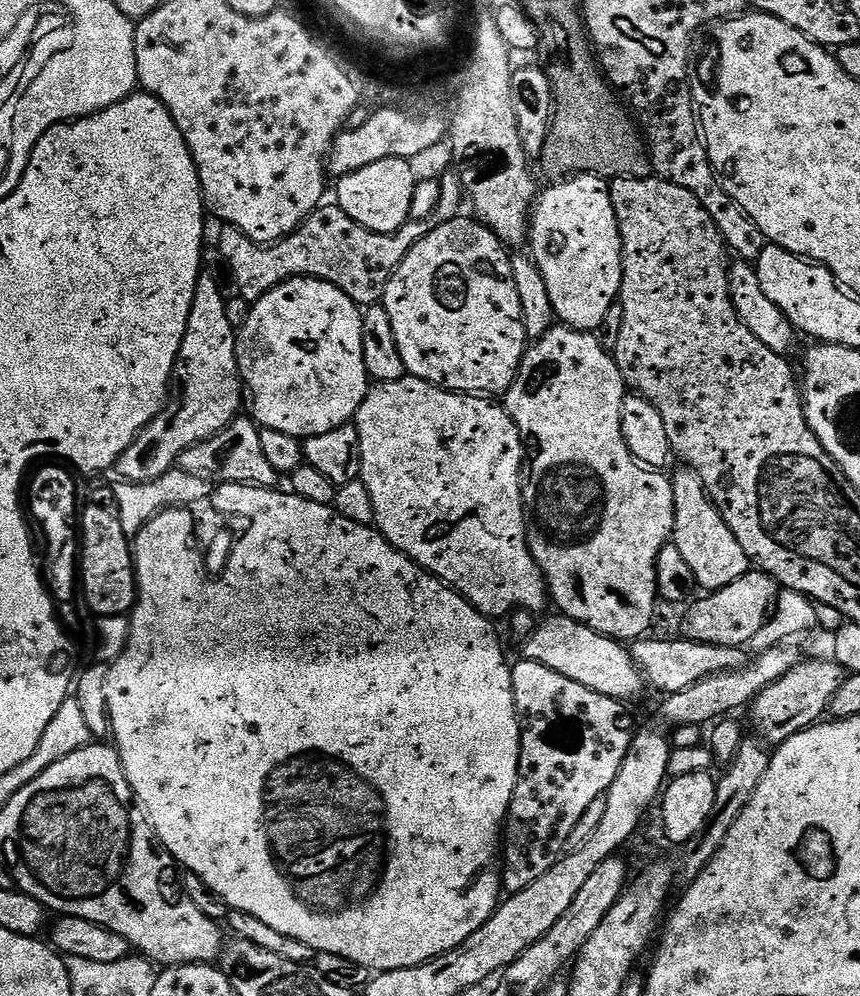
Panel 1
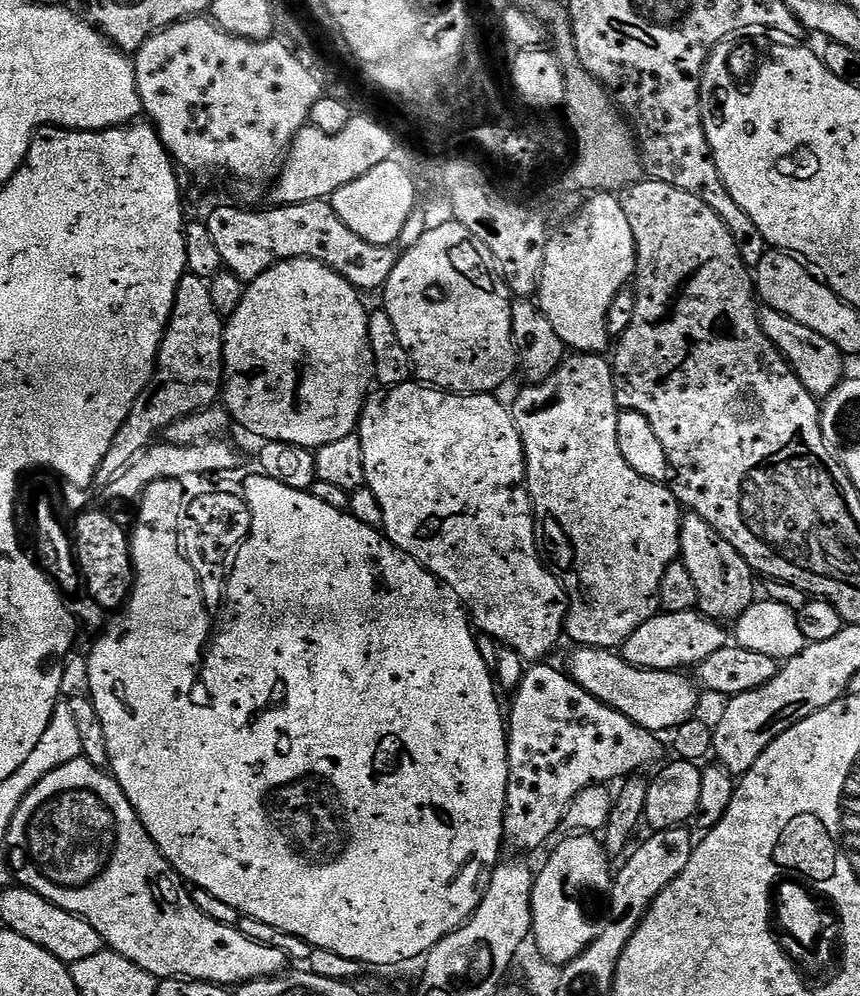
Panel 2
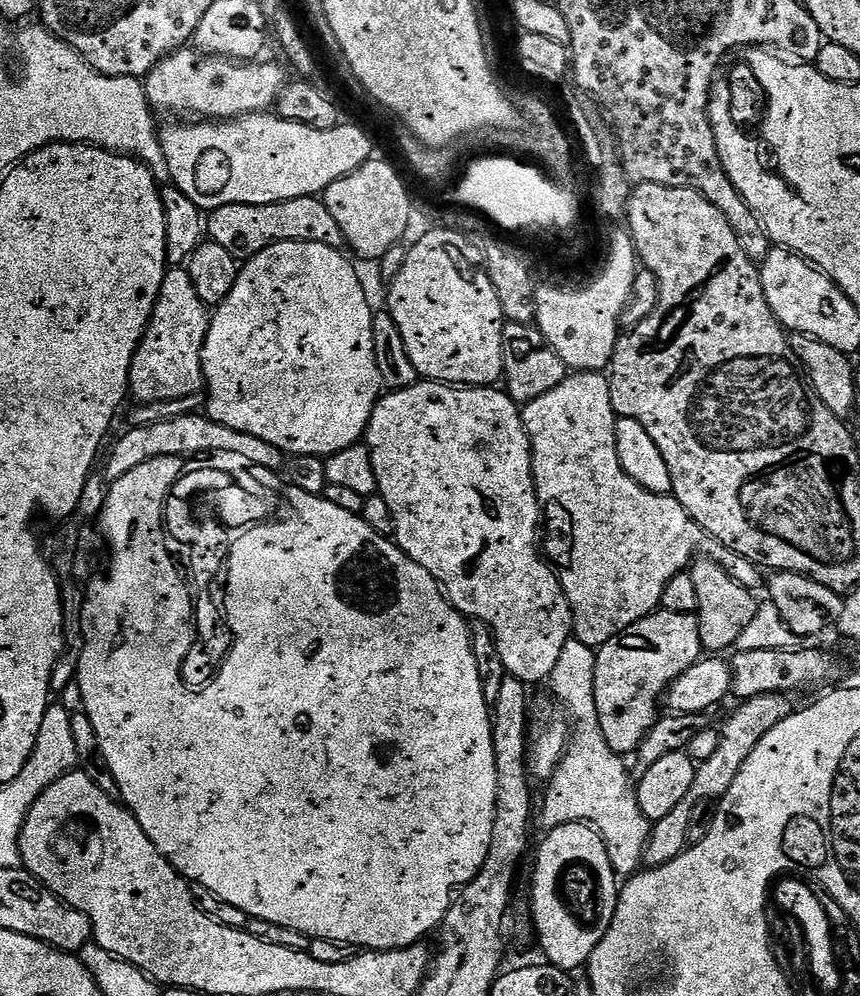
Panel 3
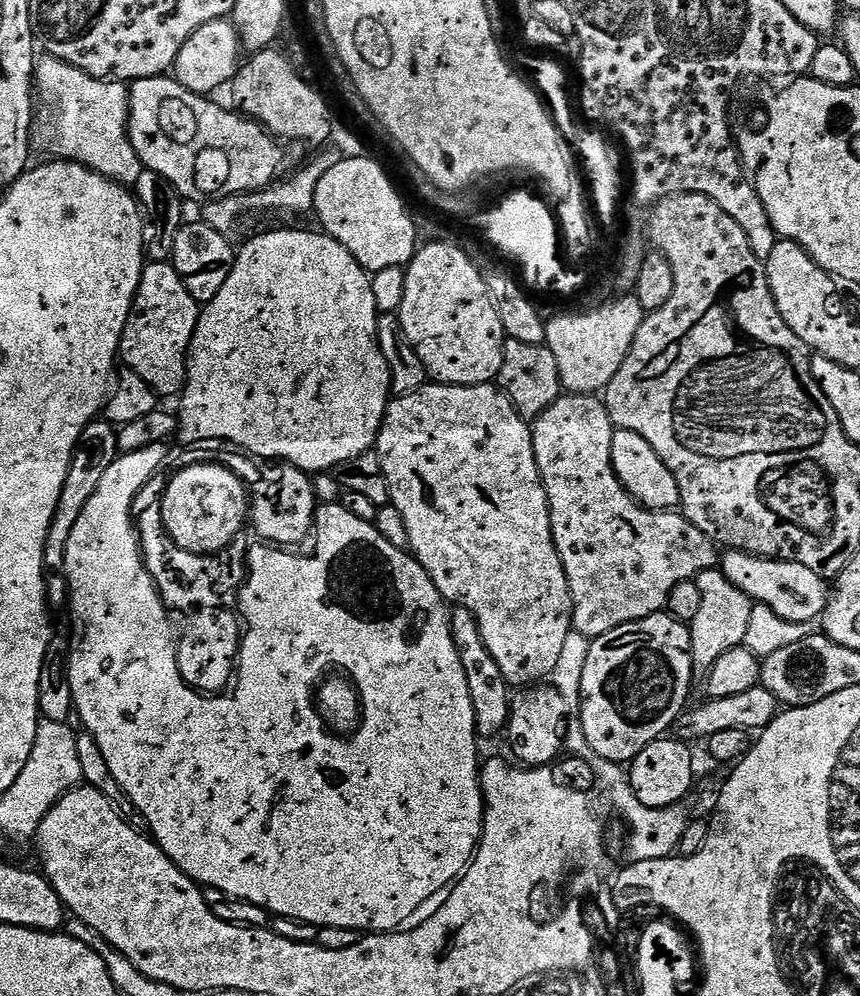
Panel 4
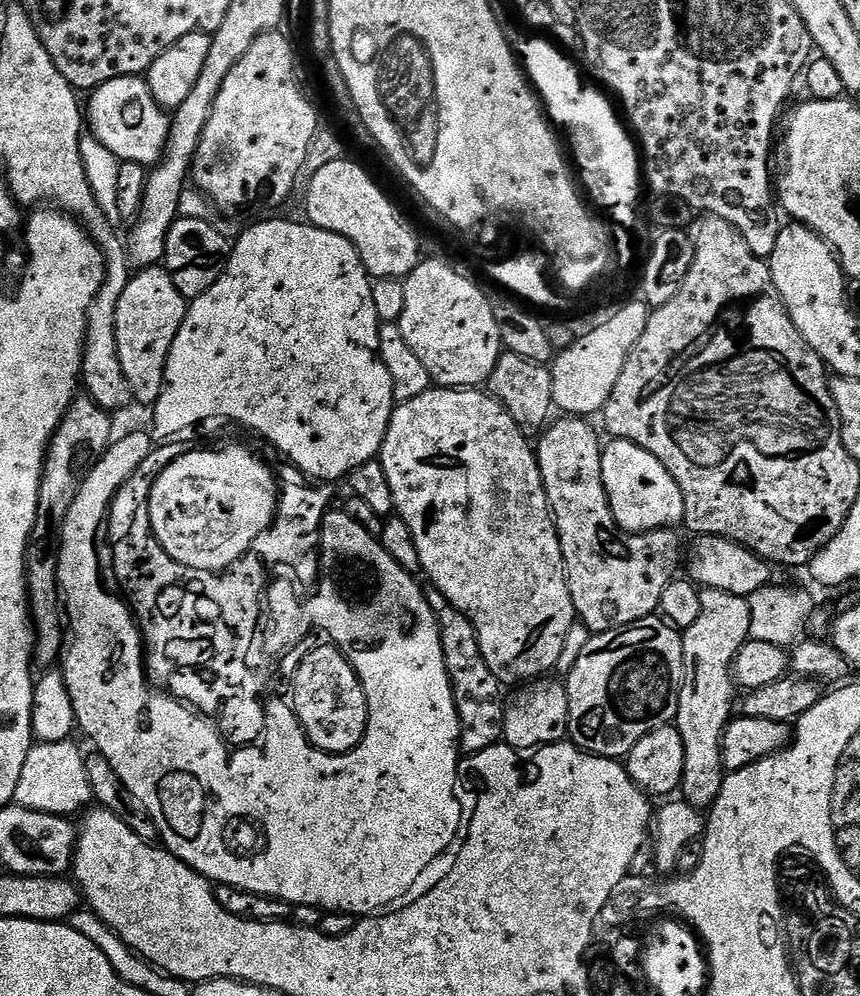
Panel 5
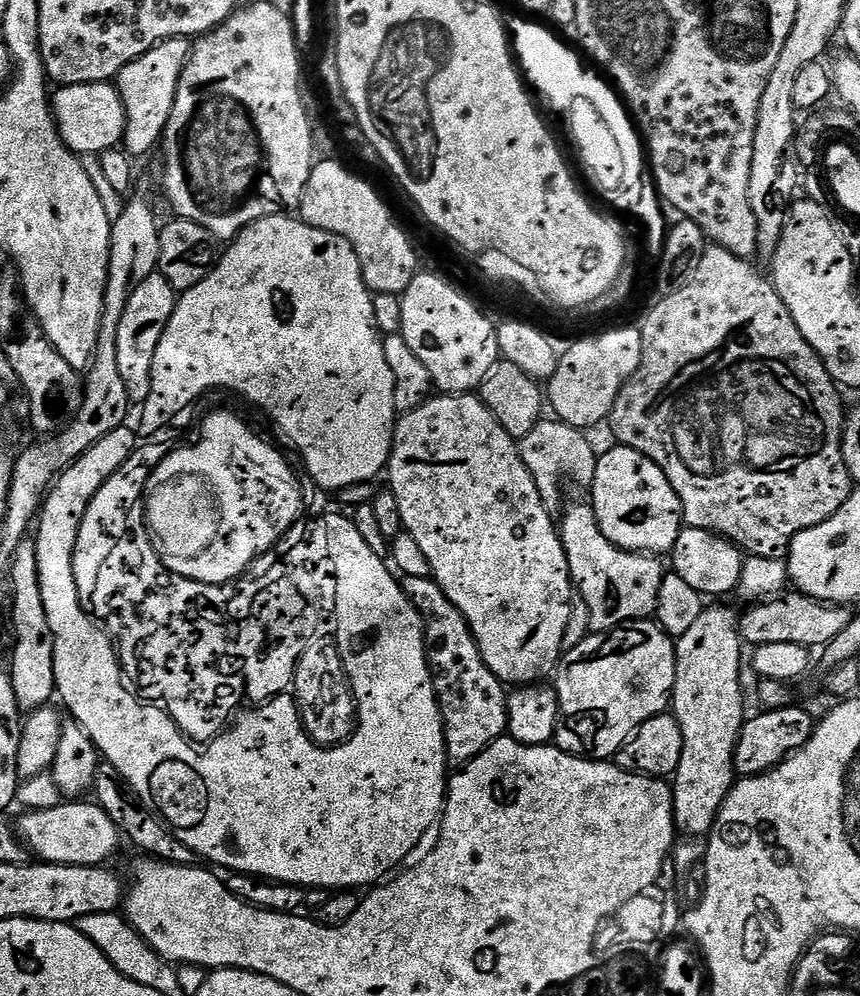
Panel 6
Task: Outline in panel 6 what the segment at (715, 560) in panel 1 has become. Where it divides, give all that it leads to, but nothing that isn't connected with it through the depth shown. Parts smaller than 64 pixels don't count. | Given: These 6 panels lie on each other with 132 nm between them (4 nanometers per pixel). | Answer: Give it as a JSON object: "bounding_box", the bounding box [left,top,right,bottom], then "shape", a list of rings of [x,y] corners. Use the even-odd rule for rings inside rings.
{"bounding_box":[671,604,746,837],"shape":[[[724,604],[705,607],[702,614],[694,621],[694,626],[686,630],[675,641],[676,673],[672,691],[671,715],[675,716],[682,730],[682,758],[678,770],[671,777],[672,801],[676,831],[685,837],[707,837],[716,824],[722,810],[722,802],[730,794],[736,783],[736,763],[734,754],[738,746],[740,731],[746,719],[744,713],[744,688],[740,685],[740,648],[742,649],[742,624],[738,612]]]}

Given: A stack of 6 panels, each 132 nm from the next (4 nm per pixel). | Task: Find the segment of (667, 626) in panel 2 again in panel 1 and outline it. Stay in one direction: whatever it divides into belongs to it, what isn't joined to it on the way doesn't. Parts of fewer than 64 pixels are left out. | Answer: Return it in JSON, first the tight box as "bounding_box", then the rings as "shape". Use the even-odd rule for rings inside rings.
{"bounding_box":[683,570,778,648],"shape":[[[750,570],[742,574],[742,578],[730,582],[730,586],[719,588],[716,592],[708,592],[704,597],[701,595],[687,605],[683,639],[731,648],[751,645],[754,634],[758,634],[758,630],[772,615],[777,595],[778,585],[771,576],[759,570]]]}

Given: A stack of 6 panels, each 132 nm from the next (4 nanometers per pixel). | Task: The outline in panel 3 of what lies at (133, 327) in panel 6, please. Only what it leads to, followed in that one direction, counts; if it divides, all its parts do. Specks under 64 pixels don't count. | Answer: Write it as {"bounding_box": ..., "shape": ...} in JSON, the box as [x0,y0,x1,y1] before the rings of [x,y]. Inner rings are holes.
{"bounding_box":[128,267,210,404],"shape":[[[169,267],[162,282],[162,290],[158,294],[158,302],[152,311],[152,317],[144,337],[140,339],[138,350],[130,366],[128,386],[133,397],[137,396],[144,404],[161,404],[167,400],[182,399],[194,395],[204,388],[204,371],[202,370],[202,350],[208,333],[210,308],[198,296],[198,291],[191,282],[191,274],[187,267]]]}

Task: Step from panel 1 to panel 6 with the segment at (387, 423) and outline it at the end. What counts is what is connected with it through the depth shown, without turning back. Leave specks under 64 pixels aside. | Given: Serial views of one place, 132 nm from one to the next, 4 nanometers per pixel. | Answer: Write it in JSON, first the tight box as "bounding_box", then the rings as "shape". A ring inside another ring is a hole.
{"bounding_box":[386,394,574,686],"shape":[[[436,394],[422,406],[412,412],[405,412],[396,421],[396,439],[392,442],[392,457],[388,460],[386,477],[390,483],[390,491],[398,498],[398,510],[402,510],[404,531],[414,537],[422,554],[426,554],[426,562],[430,562],[431,579],[454,602],[454,606],[466,618],[472,637],[476,639],[478,650],[486,662],[486,666],[499,680],[508,686],[535,685],[543,681],[543,676],[551,677],[555,673],[562,653],[565,651],[564,635],[570,622],[571,598],[574,595],[572,575],[568,569],[568,559],[564,544],[560,540],[557,521],[553,513],[545,506],[542,495],[538,492],[534,478],[526,463],[520,457],[517,441],[513,440],[506,430],[502,430],[502,422],[494,418],[479,395],[476,394]]]}

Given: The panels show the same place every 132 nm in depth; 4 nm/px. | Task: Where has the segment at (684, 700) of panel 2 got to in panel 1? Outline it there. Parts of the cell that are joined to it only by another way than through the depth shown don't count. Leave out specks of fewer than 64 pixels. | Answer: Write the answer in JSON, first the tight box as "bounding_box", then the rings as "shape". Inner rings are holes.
{"bounding_box":[523,615,646,702],"shape":[[[555,615],[549,620],[541,619],[536,629],[525,638],[523,659],[542,662],[542,666],[550,666],[550,670],[558,670],[558,674],[566,674],[566,678],[621,702],[629,702],[646,688],[645,678],[632,660],[631,651],[621,641],[598,634],[569,616]]]}

